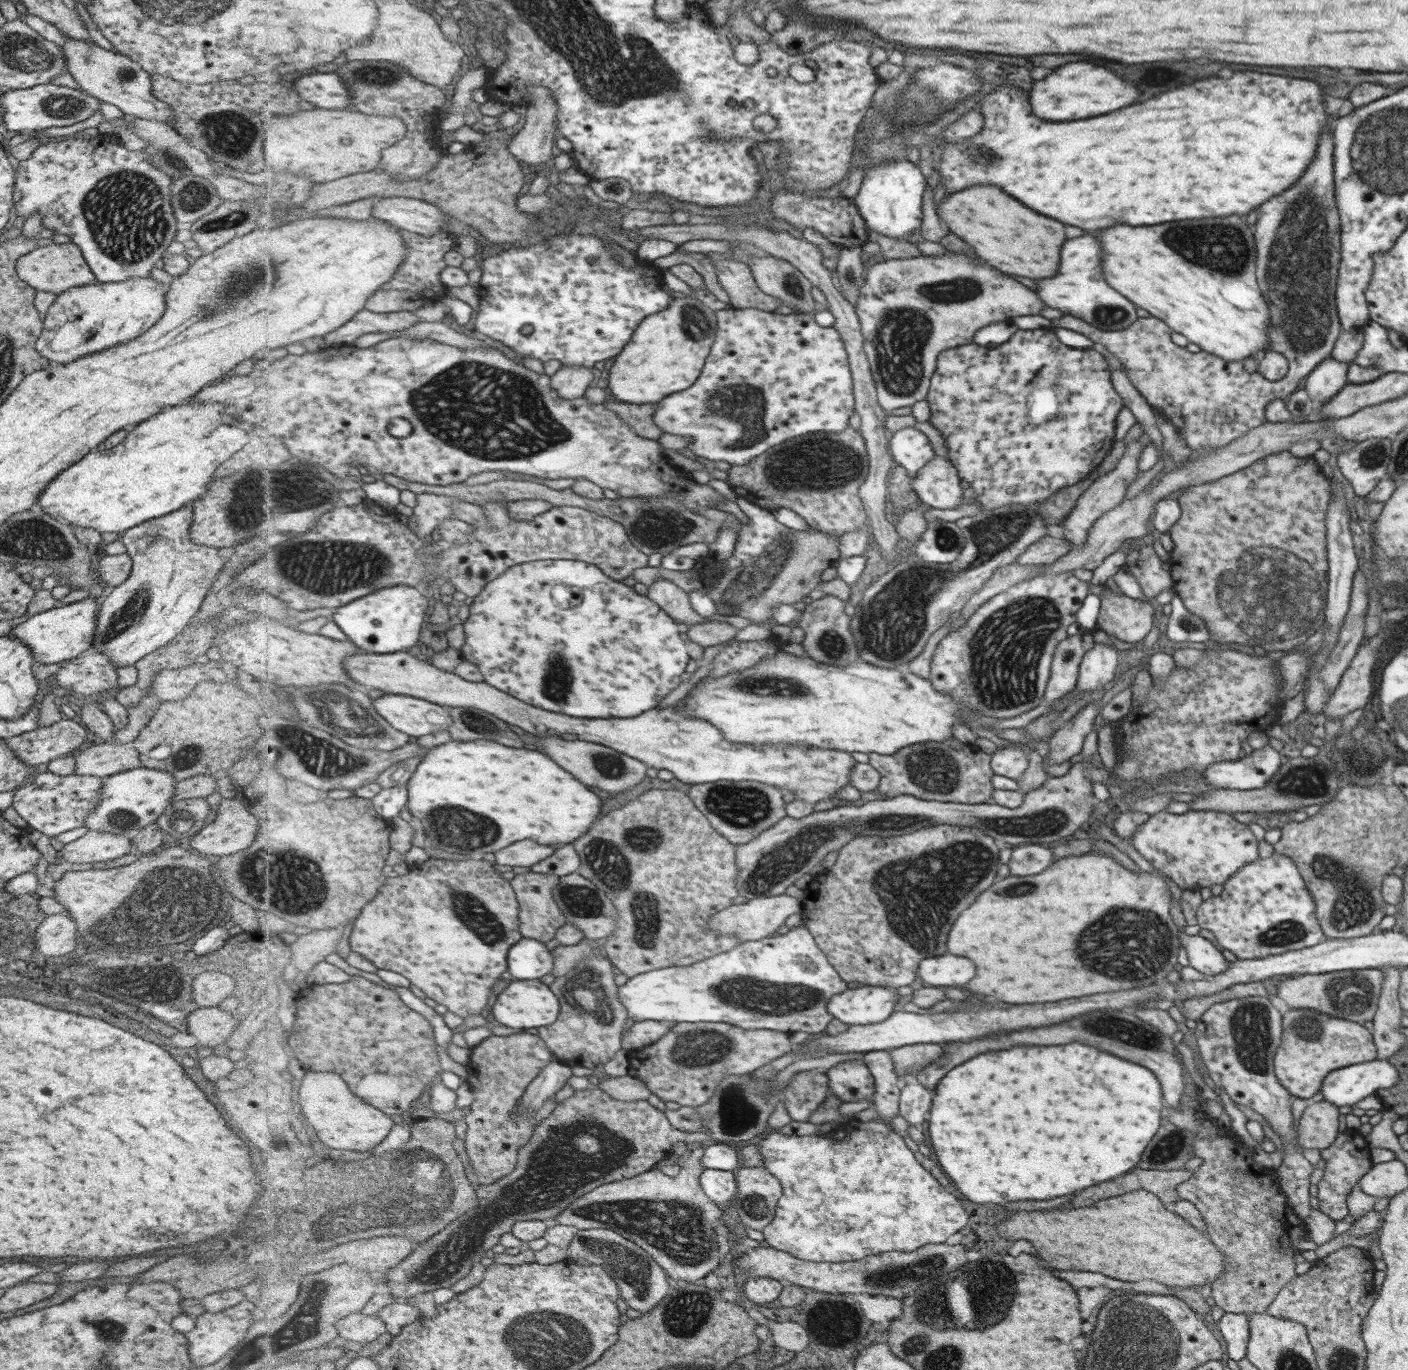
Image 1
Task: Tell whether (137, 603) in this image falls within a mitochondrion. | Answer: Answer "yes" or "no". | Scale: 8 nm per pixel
yes

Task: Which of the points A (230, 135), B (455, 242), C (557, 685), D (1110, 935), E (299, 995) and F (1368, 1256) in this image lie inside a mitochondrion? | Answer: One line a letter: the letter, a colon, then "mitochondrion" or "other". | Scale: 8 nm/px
A: mitochondrion
B: other
C: mitochondrion
D: mitochondrion
E: other
F: other

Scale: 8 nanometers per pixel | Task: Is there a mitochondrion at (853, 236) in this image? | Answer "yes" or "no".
no

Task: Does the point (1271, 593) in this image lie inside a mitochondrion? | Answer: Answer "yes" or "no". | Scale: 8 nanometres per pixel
yes

